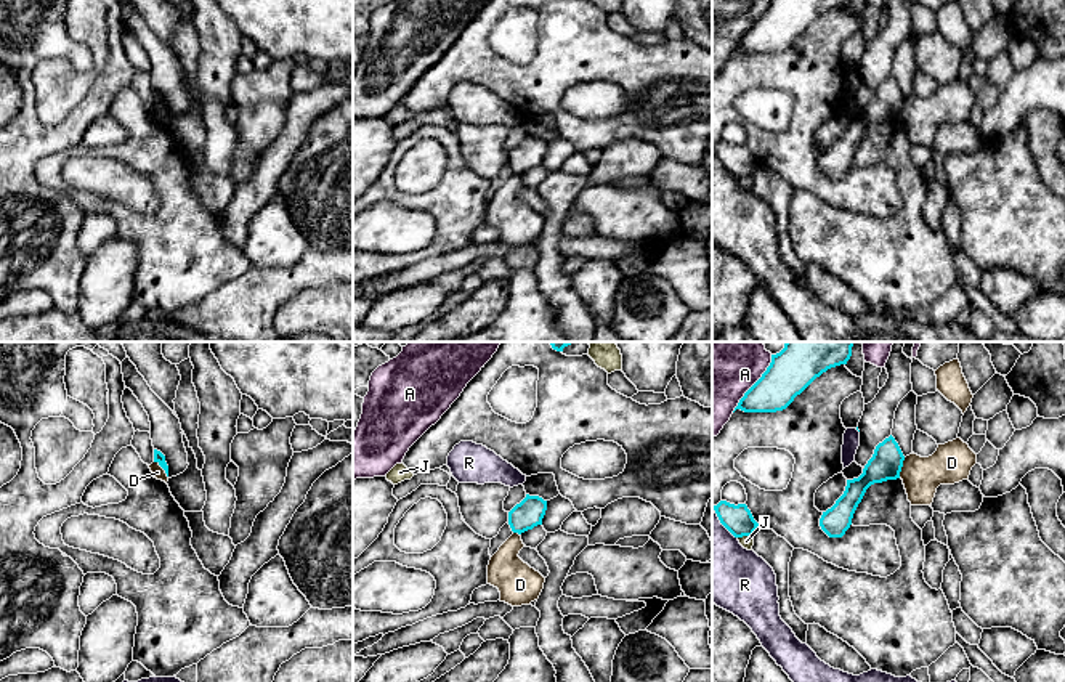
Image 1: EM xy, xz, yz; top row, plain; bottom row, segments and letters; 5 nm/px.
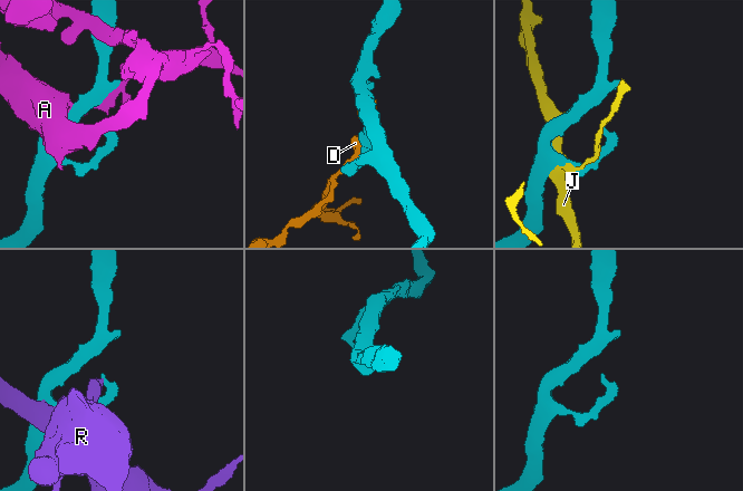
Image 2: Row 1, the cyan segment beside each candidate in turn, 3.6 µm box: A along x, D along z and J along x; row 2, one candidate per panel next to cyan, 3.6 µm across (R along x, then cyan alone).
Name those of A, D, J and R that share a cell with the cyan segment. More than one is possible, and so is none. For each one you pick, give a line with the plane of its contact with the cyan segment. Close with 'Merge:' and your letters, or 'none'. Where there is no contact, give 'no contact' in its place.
Merge: none

